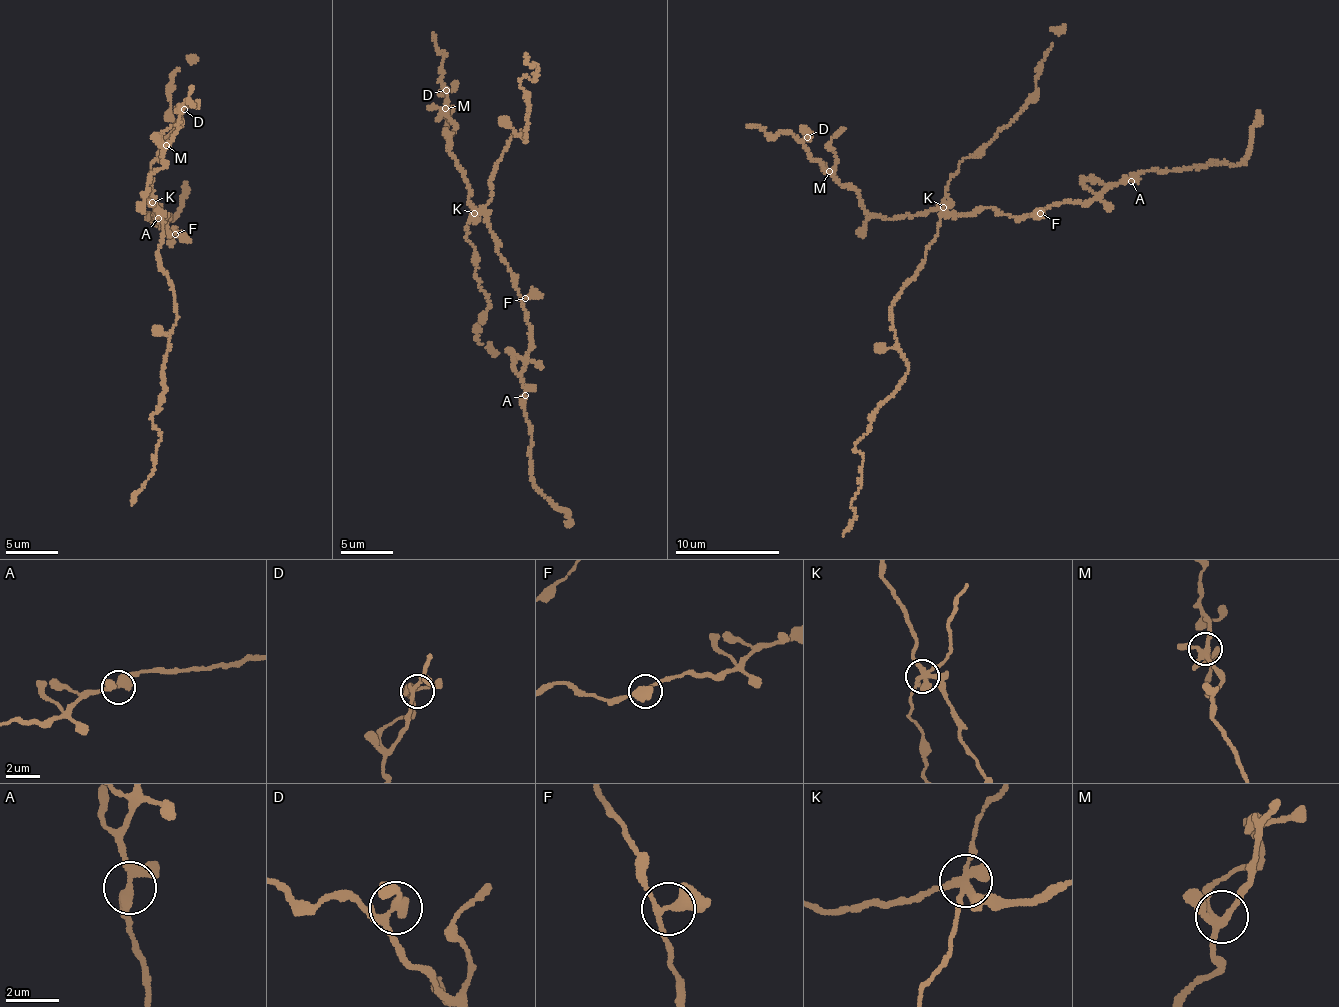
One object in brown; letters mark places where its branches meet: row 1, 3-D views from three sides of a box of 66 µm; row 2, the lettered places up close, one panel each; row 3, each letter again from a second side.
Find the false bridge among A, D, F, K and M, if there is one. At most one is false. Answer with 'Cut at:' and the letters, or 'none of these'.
Cut at: none of these

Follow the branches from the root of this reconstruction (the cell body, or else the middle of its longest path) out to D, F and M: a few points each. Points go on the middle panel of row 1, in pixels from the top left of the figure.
D: (485, 211), (471, 201), (465, 171), (449, 151), (446, 137), (454, 121), (448, 116), (446, 90)
F: (485, 211), (496, 251), (508, 266), (514, 286), (525, 298)
M: (485, 211), (471, 201), (465, 171), (449, 151), (446, 137), (454, 128), (454, 121), (445, 108)

